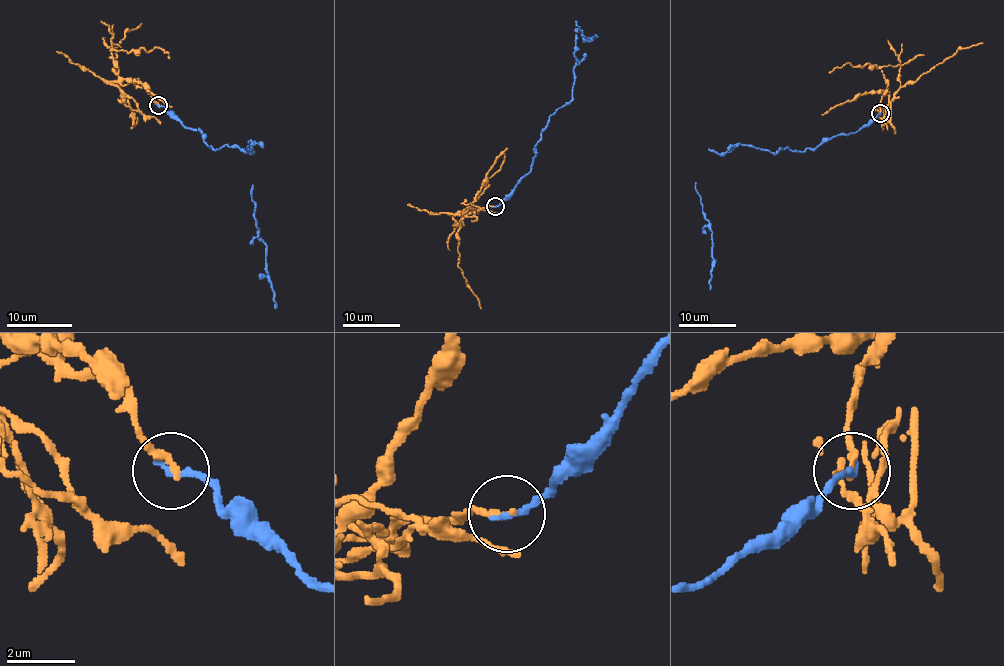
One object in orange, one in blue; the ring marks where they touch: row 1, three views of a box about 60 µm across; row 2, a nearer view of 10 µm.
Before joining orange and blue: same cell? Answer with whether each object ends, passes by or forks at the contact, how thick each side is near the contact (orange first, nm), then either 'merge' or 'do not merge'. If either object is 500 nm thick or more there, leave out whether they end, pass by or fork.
orange ends; blue ends; calibres 200 and 190 nm; do not merge

